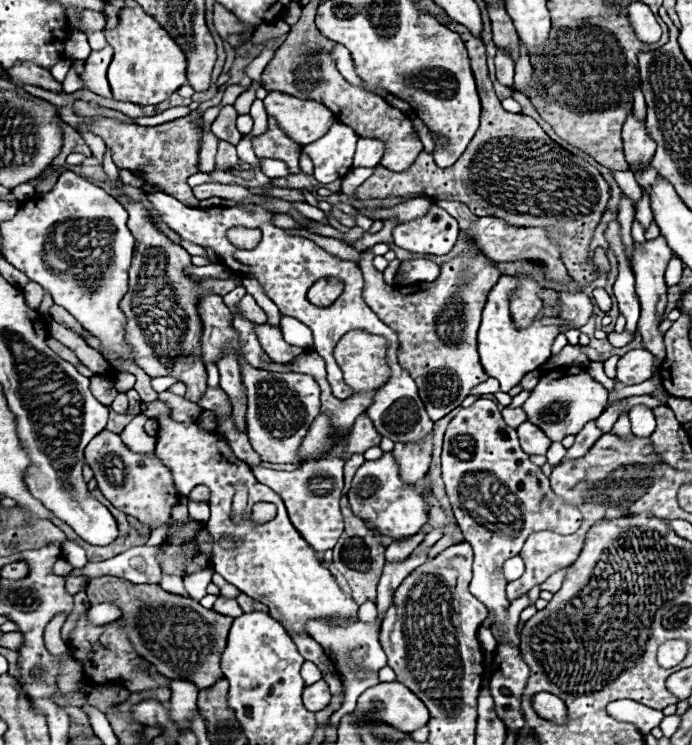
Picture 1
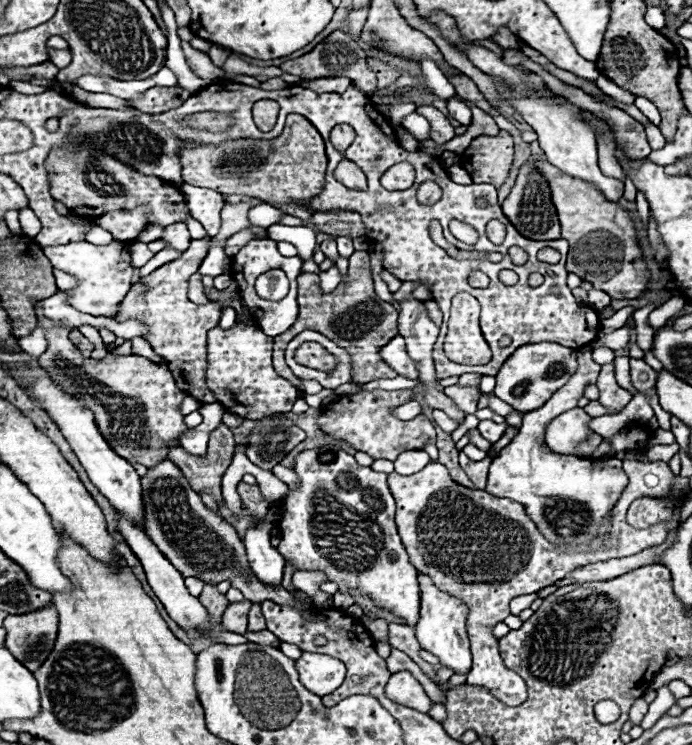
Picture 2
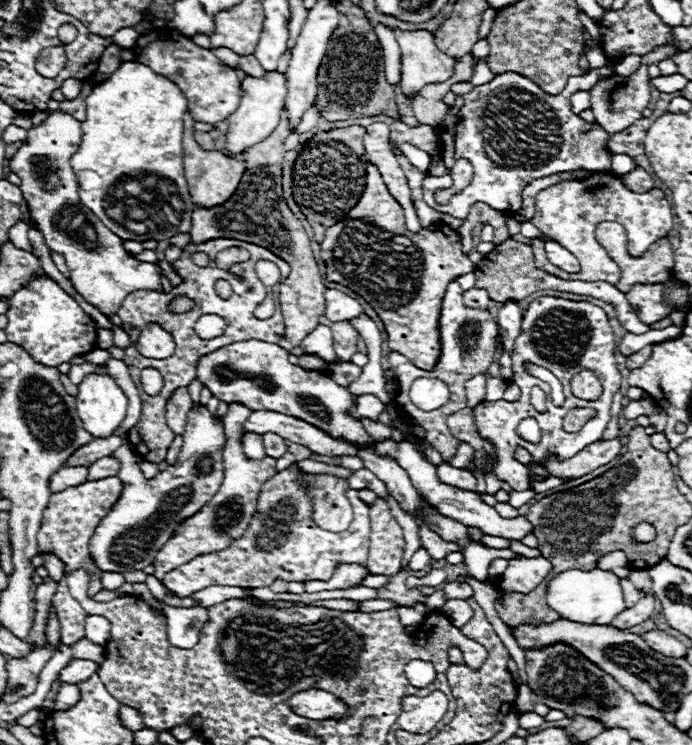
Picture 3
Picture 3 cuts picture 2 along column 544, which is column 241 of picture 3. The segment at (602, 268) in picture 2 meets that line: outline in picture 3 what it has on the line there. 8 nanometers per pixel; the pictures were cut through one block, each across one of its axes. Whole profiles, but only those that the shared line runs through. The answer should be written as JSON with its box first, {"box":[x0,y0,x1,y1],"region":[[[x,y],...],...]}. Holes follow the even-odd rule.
{"box":[183,112,246,208],"region":[[[186,112],[183,116],[184,122],[184,174],[188,180],[188,190],[192,196],[192,202],[196,206],[202,208],[214,208],[220,206],[224,202],[228,202],[232,198],[232,194],[238,190],[238,184],[242,180],[242,174],[246,172],[244,162],[240,160],[232,160],[228,156],[224,156],[218,150],[212,152],[204,152],[196,142],[194,142],[194,120],[190,116],[190,112]]]}

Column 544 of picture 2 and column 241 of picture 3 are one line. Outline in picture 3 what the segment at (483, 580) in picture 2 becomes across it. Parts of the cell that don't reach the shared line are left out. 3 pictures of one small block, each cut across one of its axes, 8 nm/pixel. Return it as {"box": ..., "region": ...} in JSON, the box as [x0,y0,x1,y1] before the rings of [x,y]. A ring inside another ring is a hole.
{"box":[164,464,370,598],"region":[[[296,464],[274,474],[262,484],[258,510],[248,526],[246,536],[236,540],[232,548],[224,552],[198,556],[184,566],[170,570],[164,576],[164,586],[174,590],[180,598],[190,596],[208,586],[240,586],[240,588],[264,588],[276,578],[288,582],[308,582],[308,580],[328,580],[340,562],[368,562],[370,546],[370,526],[368,526],[368,506],[358,498],[358,490],[346,490],[354,508],[352,526],[344,532],[326,532],[318,528],[312,520],[312,498],[302,486],[302,474]]]}

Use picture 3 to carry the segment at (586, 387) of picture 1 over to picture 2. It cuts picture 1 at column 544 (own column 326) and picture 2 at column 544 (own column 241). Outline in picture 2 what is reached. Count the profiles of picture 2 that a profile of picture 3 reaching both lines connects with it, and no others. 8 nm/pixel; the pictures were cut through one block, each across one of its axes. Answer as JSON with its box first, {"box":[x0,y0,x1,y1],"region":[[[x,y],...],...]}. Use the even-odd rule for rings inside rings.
{"box":[494,342,576,412],"region":[[[538,342],[538,344],[526,344],[522,348],[518,348],[500,368],[498,376],[496,376],[496,388],[494,388],[494,396],[498,396],[500,400],[504,400],[506,404],[510,404],[514,410],[524,412],[532,412],[536,408],[540,408],[550,396],[552,392],[556,392],[558,388],[562,388],[568,378],[576,372],[576,350],[554,344],[554,342]]]}

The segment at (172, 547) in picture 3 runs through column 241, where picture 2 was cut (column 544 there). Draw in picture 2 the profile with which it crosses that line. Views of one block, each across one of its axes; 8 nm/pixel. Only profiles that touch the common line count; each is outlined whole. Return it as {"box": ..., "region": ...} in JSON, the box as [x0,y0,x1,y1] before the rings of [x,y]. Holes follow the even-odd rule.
{"box":[486,350,628,544],"region":[[[590,350],[578,352],[578,370],[572,374],[568,384],[552,394],[552,398],[538,410],[522,416],[522,426],[516,438],[504,446],[490,464],[486,492],[498,498],[510,498],[520,502],[526,514],[534,520],[544,538],[552,544],[590,544],[598,538],[598,530],[606,516],[614,508],[616,500],[628,486],[628,476],[622,470],[622,460],[590,460],[578,456],[554,454],[544,444],[548,420],[560,412],[576,408],[578,398],[584,396],[588,384],[596,384],[600,366],[592,360]]]}

